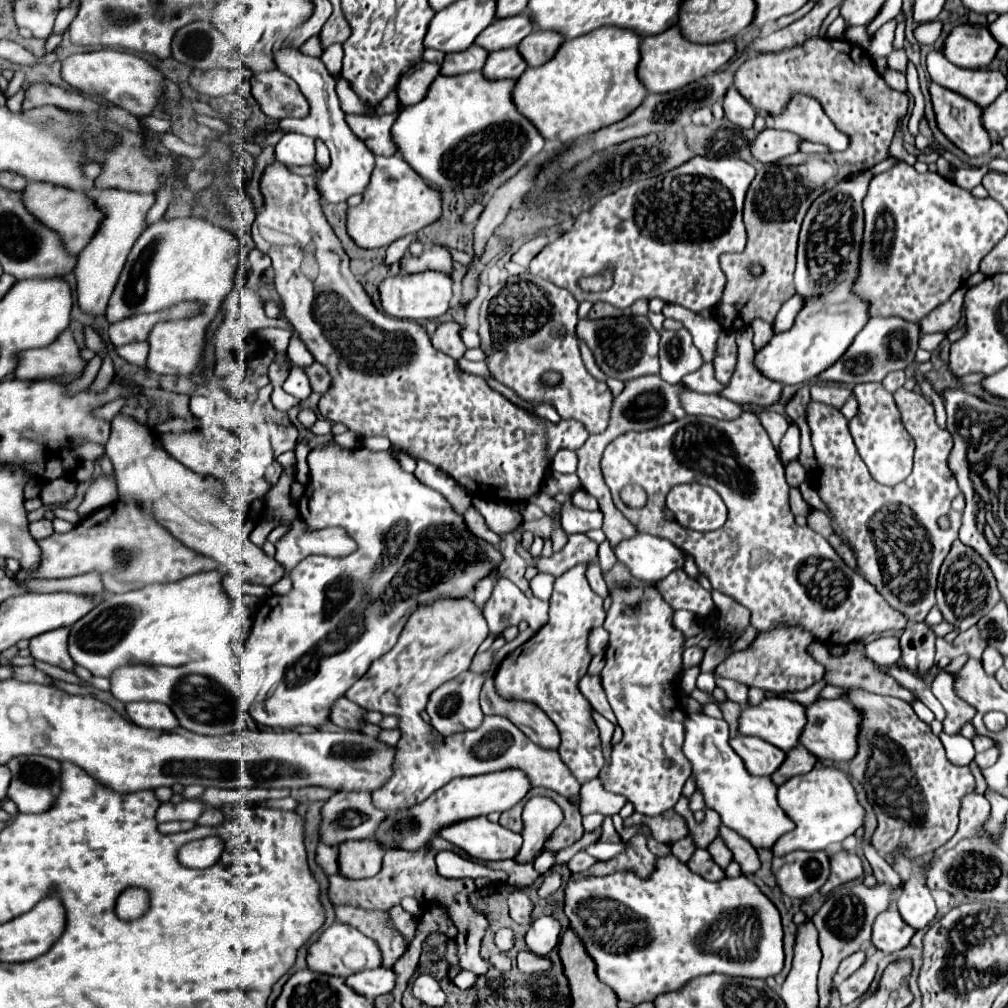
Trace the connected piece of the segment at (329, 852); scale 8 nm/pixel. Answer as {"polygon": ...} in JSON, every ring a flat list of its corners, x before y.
{"polygon":[[319,844,317,850,315,850,315,862,327,876,335,874,337,872,337,852,335,852,335,846]]}

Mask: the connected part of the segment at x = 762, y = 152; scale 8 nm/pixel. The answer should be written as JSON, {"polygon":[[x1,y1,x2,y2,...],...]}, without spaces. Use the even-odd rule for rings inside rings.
{"polygon":[[765,128,753,140,751,154,753,154,753,158,757,158,763,164,771,164,771,162,777,162,777,160,797,152,797,144,799,144,799,136,795,136,793,132]]}

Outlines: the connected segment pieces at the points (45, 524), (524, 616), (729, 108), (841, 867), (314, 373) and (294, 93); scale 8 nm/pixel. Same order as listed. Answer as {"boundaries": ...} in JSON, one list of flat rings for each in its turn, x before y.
{"boundaries":[[[43,518,43,520,39,520,39,522,29,524,29,532,31,532,31,536,33,536,35,540,41,540,41,538,47,538,47,536,53,534,53,524,51,524,51,520]],[[499,578,483,608,483,616,489,624,489,632,501,636,505,628,521,621,526,621,532,630,539,630,548,621,548,611,548,601,527,598,511,580]],[[733,86,727,90,727,96,723,100,723,110,725,110,725,118,731,120,735,126,753,128,755,110]],[[837,852,831,856,831,874,827,878,827,882,821,886,821,894,827,894,831,892,835,886,839,884,845,884,849,880,855,880,863,876,863,868,861,868,861,860,857,854,851,854,851,852]],[[313,362,311,366,305,366,303,372,307,374,313,392,317,392,317,394,325,394,325,392,327,392,331,378,329,378,329,372,327,372,327,368,325,368,323,364]],[[279,70,257,72,251,78,251,92,257,98,261,110,274,120,283,118,303,118,309,114,305,96,299,92,299,86,289,76]]]}

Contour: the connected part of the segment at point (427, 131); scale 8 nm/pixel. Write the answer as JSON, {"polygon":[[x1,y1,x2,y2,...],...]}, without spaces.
{"polygon":[[467,72,467,74,459,74,459,76,437,76,433,80,433,84,429,86,429,92,427,96,415,104,415,106,407,106,401,110,401,114,397,116,393,128,391,128,391,134,393,134,393,140,395,140,395,146,397,146,397,152,401,154,401,158,423,178,427,180,427,184,431,186,439,186,441,190,467,190,467,194,475,196,475,194,483,194,487,190,495,190,499,188,501,184,505,184,511,176,515,176,527,162,531,162,541,150,543,150,543,138,539,136,537,128,533,124,529,124,525,120,525,116,521,116,515,106,513,106,513,100,511,100,511,90,513,90,513,84,515,80,485,80,481,72]]}

